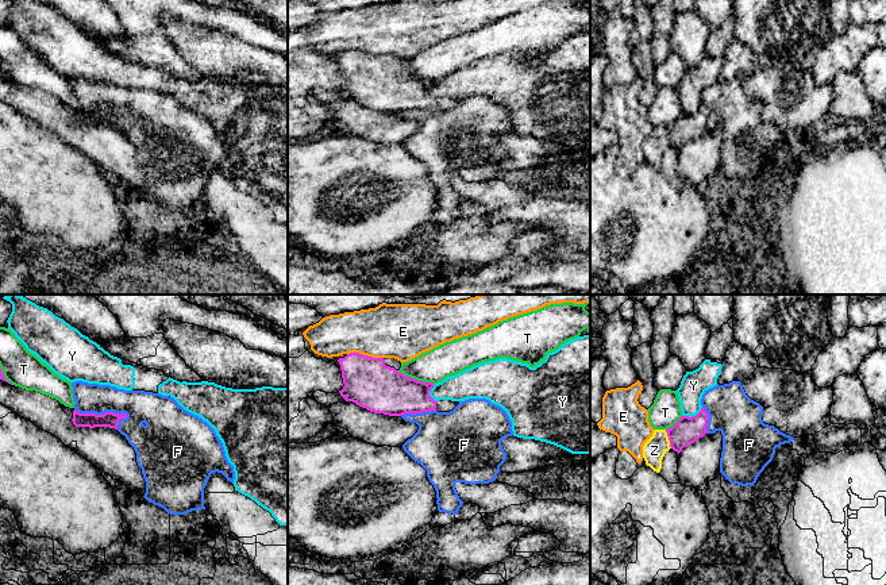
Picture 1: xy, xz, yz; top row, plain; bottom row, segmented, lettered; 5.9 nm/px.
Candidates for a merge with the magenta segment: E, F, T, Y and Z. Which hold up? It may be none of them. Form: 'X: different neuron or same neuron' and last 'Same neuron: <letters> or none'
E: different neuron
F: different neuron
T: different neuron
Y: different neuron
Z: same neuron
Same neuron: Z

